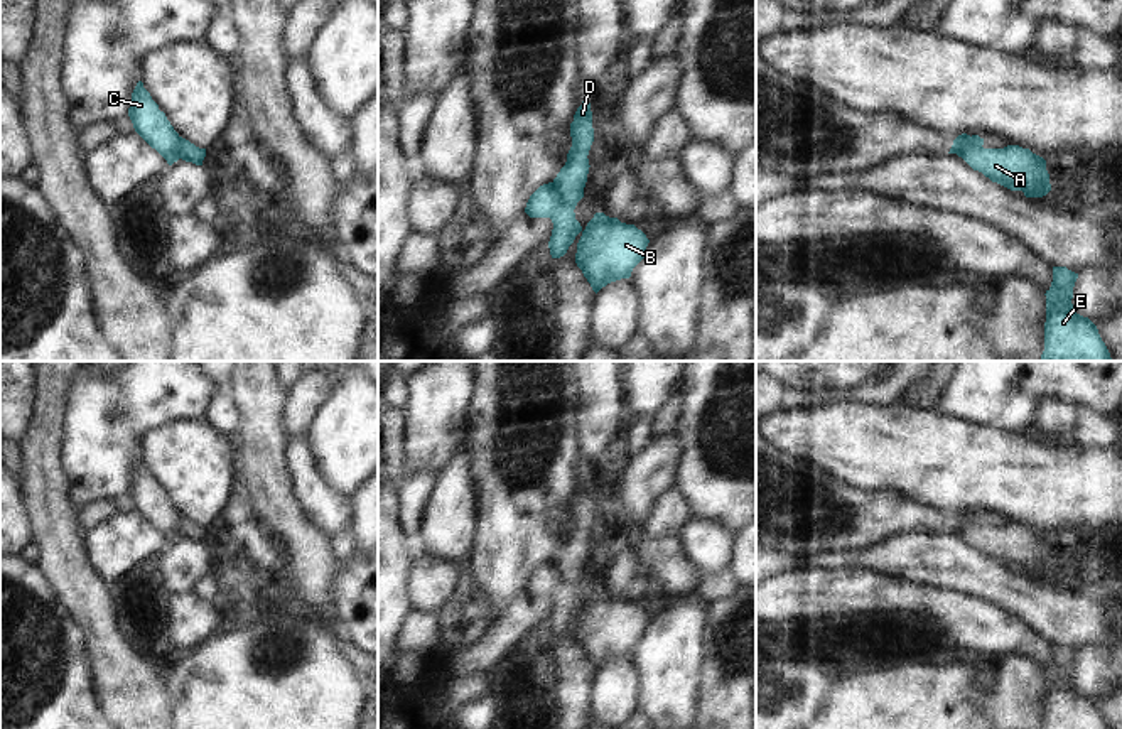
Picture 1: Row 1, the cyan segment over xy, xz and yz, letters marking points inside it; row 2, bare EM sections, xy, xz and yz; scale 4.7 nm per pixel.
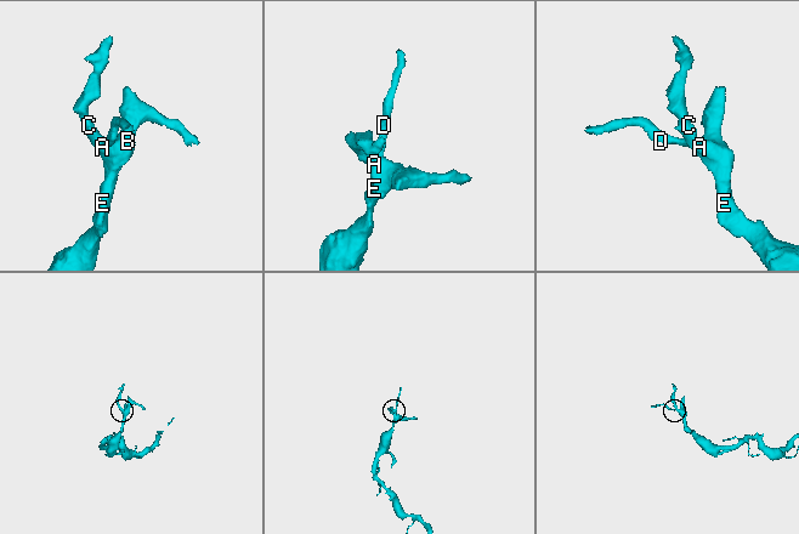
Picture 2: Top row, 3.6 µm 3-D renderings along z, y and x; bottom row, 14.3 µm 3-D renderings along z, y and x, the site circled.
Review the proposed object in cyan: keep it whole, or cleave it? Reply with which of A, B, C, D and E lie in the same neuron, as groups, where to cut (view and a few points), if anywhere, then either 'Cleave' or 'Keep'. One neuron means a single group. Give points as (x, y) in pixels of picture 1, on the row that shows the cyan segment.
Groups: A B C E / D. Split along xz (552, 183), (559, 203), (571, 213). Cleave.

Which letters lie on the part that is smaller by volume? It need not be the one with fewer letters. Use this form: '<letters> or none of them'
D.

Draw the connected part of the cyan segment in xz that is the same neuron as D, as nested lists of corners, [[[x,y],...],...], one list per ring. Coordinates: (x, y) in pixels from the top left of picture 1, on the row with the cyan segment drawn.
[[[582,101],[570,123],[572,147],[567,162],[553,179],[562,209],[572,213],[584,197],[584,187],[589,174],[589,150],[594,142],[591,103]]]

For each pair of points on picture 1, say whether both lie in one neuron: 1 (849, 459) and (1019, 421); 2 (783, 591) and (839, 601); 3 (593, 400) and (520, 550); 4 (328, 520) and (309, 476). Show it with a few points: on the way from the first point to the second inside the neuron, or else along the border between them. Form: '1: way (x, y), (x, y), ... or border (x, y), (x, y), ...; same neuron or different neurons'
1: border (955, 417), (1024, 434); different neurons
2: way (797, 593), (825, 593); same neuron
3: border (577, 392), (577, 448), (581, 456); different neurons
4: way (326, 510), (309, 486); same neuron

